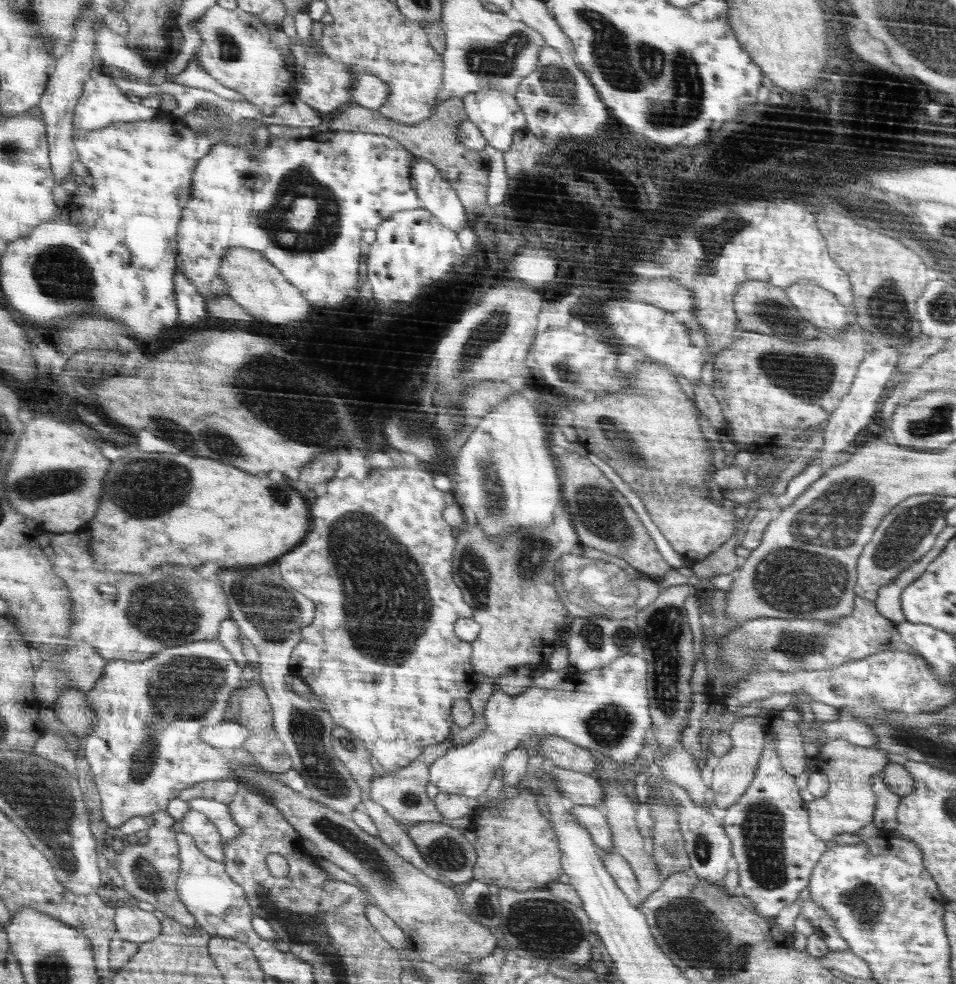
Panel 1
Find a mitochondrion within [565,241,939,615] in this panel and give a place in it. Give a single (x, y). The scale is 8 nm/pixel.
(808, 378)

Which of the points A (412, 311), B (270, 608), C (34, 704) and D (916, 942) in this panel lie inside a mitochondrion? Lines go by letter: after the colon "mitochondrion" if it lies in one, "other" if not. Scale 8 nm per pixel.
A: other
B: mitochondrion
C: other
D: other

